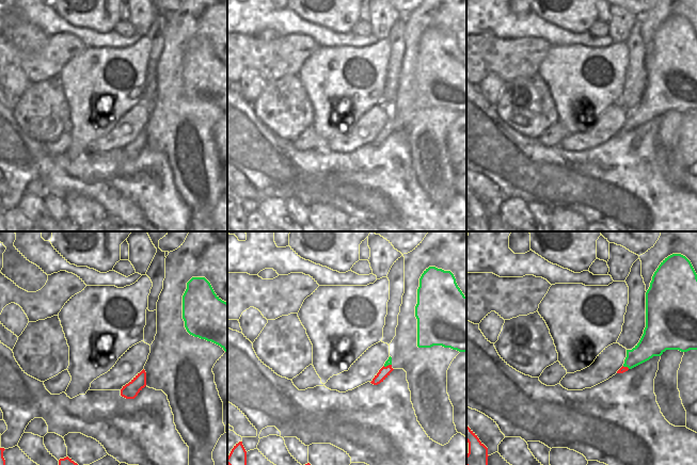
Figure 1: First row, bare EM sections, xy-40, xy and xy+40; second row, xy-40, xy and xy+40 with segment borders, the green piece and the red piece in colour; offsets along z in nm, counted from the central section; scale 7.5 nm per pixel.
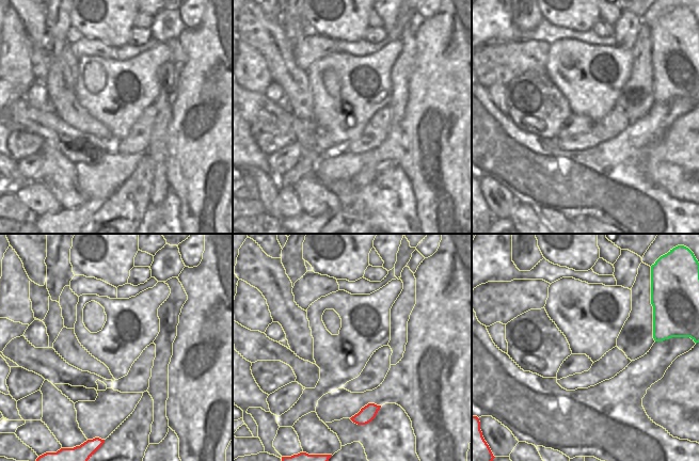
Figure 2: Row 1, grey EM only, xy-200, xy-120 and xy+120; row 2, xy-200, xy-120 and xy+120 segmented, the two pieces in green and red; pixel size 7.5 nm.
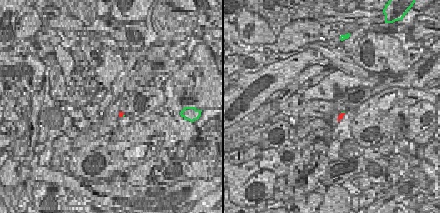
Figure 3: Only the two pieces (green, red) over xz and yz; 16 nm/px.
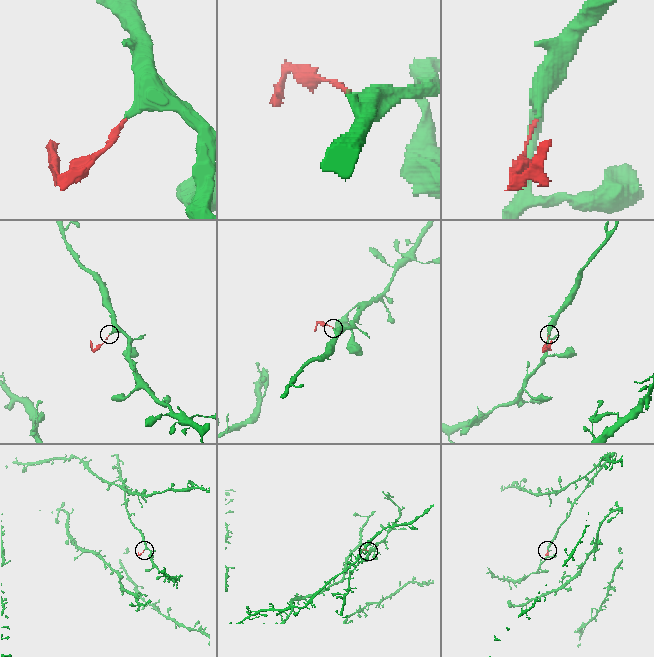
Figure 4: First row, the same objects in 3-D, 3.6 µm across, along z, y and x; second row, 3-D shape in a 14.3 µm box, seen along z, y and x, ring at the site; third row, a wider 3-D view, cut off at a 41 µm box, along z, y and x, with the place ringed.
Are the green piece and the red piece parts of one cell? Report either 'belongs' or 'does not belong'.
does not belong

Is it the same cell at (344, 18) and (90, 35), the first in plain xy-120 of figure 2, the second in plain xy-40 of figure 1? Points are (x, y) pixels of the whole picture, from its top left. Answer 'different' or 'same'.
different

